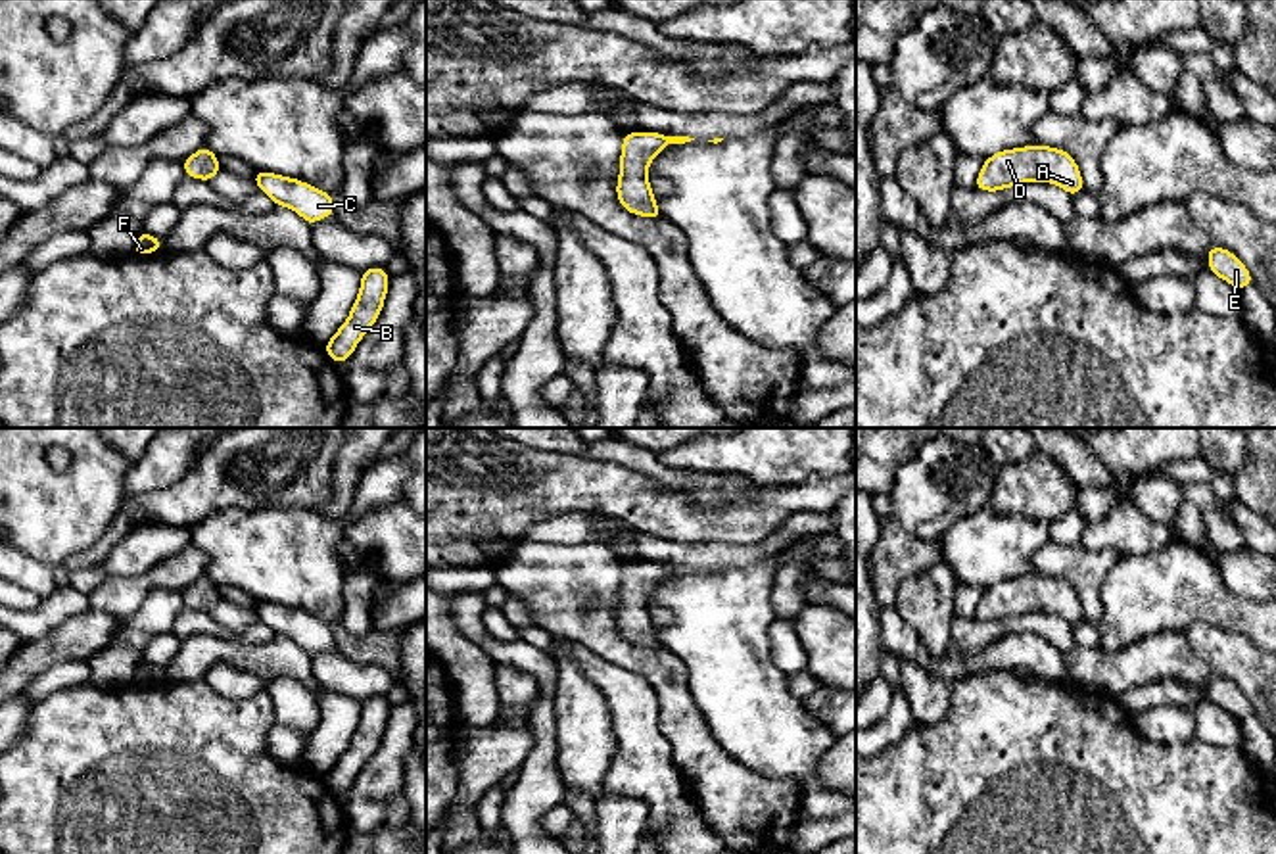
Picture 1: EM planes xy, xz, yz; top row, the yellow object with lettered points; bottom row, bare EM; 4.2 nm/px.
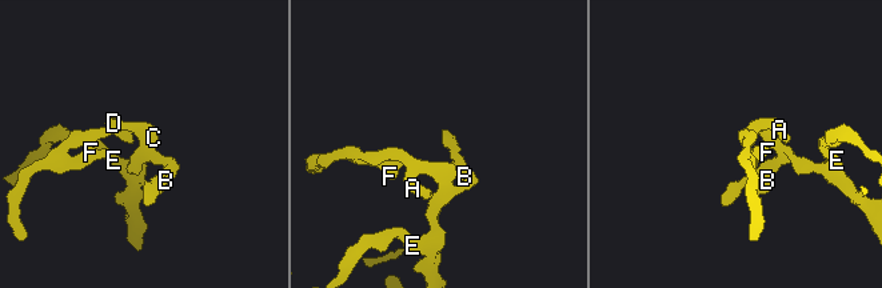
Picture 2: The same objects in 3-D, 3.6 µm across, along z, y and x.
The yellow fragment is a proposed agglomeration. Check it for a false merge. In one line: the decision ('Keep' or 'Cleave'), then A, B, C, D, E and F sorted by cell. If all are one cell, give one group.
Keep. Groups: A B C D E F

